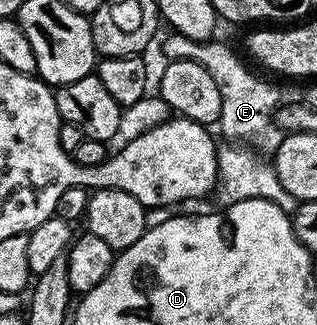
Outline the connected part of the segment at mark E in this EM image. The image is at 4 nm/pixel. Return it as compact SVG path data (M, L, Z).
M175 32L169 35L162 44L162 52L167 61L176 61L179 58L192 59L200 62L213 77L215 87L218 88L222 99L218 130L221 130L226 137L224 139L230 142L245 142L262 156L275 155L287 134L287 131L277 125L273 116L274 109L277 109L282 102L281 89L248 70L232 49L216 42L217 40L198 42Z

